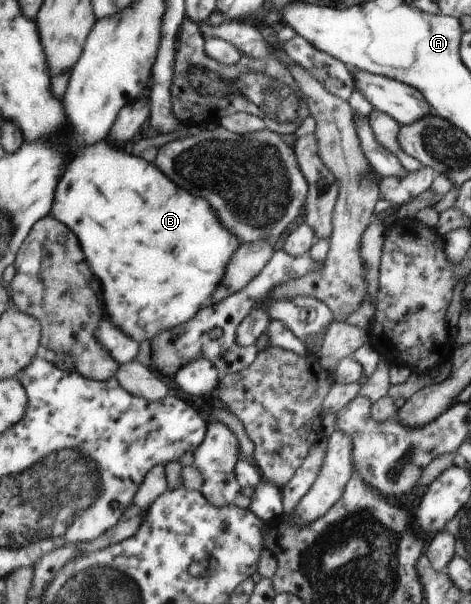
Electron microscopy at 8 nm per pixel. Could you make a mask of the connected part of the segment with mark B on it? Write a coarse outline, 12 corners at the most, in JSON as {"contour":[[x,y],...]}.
{"contour":[[105,141],[50,216],[138,344],[210,303],[240,243]]}

